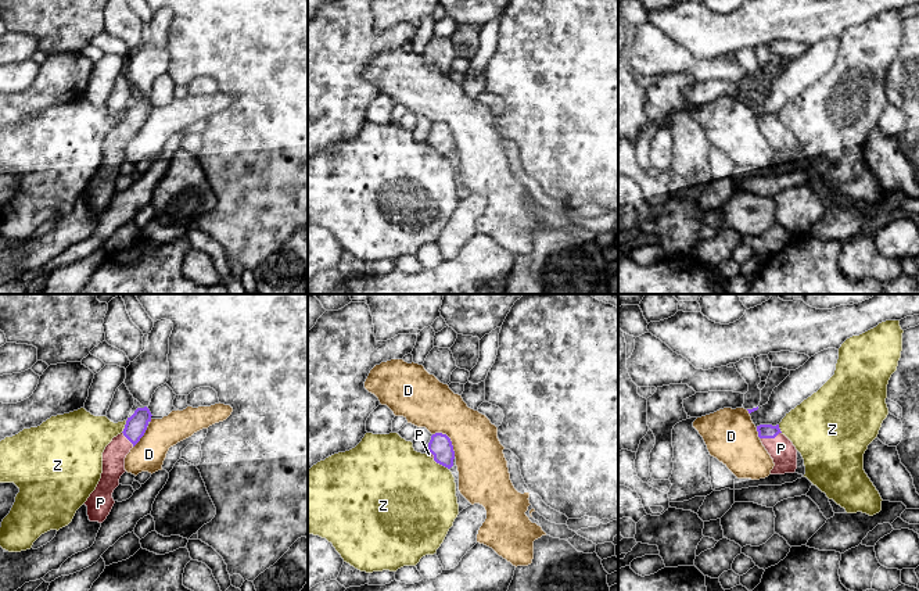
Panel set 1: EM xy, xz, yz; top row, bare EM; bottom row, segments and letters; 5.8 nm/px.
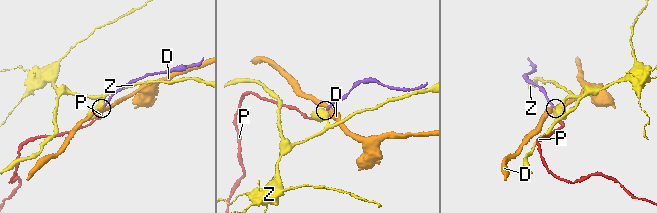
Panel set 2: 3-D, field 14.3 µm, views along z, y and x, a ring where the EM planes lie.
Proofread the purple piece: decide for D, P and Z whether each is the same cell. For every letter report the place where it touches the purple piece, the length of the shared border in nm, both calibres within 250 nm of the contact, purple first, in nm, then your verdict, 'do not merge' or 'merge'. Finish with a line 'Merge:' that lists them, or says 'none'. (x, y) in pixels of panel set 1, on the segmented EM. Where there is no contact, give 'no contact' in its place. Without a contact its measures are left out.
D: meets purple in xz at (449, 440); contact 190 nm long; 140 nm thick on the purple side, 280 nm on the other; do not merge
P: meets purple in yz at (769, 437); contact 130 nm long; 80 nm thick on the purple side, 150 nm on the other; merge
Z: meets purple in xz at (441, 464); contact 120 nm long; 140 nm thick on the purple side, 480 nm on the other; do not merge
Merge: P

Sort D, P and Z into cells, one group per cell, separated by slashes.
D / P / Z

